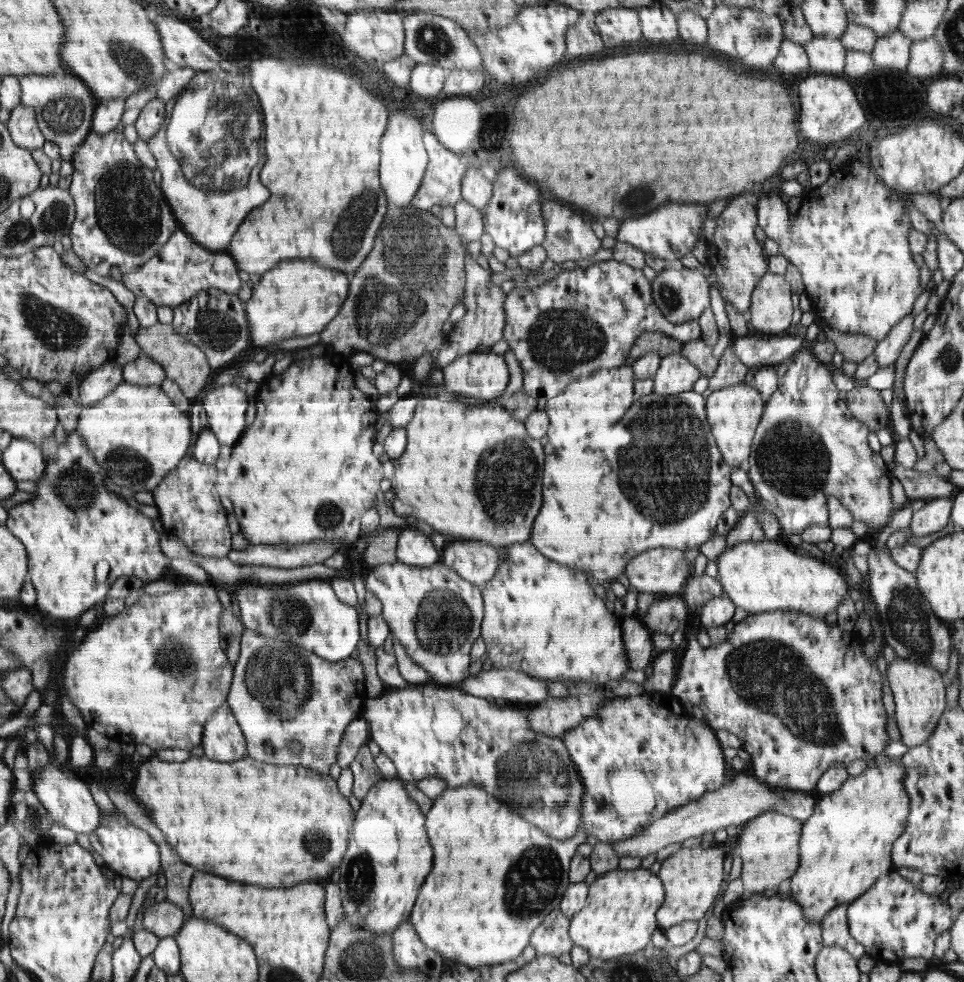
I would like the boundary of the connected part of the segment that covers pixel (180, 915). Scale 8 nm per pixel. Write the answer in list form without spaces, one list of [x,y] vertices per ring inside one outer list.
[[[167,900],[145,907],[142,926],[158,938],[176,937],[186,921],[185,911],[180,905]]]

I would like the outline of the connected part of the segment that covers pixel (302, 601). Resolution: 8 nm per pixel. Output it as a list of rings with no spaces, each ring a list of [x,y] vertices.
[[[310,579],[282,584],[242,583],[235,585],[233,590],[240,605],[240,621],[245,628],[271,639],[301,644],[302,648],[328,661],[348,659],[364,635],[358,608],[342,602],[327,580]]]

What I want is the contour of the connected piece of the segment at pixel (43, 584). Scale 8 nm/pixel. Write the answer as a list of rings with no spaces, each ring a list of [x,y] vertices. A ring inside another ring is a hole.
[[[76,429],[67,435],[66,442],[49,456],[44,475],[35,481],[34,498],[11,507],[5,525],[29,550],[30,583],[37,592],[36,606],[54,619],[69,620],[80,618],[96,604],[102,604],[112,582],[120,576],[135,576],[144,584],[157,581],[168,566],[168,556],[160,548],[160,534],[154,530],[152,519],[106,487],[109,478],[106,469],[98,464]],[[102,560],[108,562],[110,571],[106,582],[100,583],[96,581],[95,570]]]

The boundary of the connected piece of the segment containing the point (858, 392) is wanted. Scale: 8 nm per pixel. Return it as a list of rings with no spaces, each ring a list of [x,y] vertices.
[[[855,386],[847,392],[846,401],[852,416],[862,421],[870,431],[891,426],[890,408],[884,403],[879,390]]]

